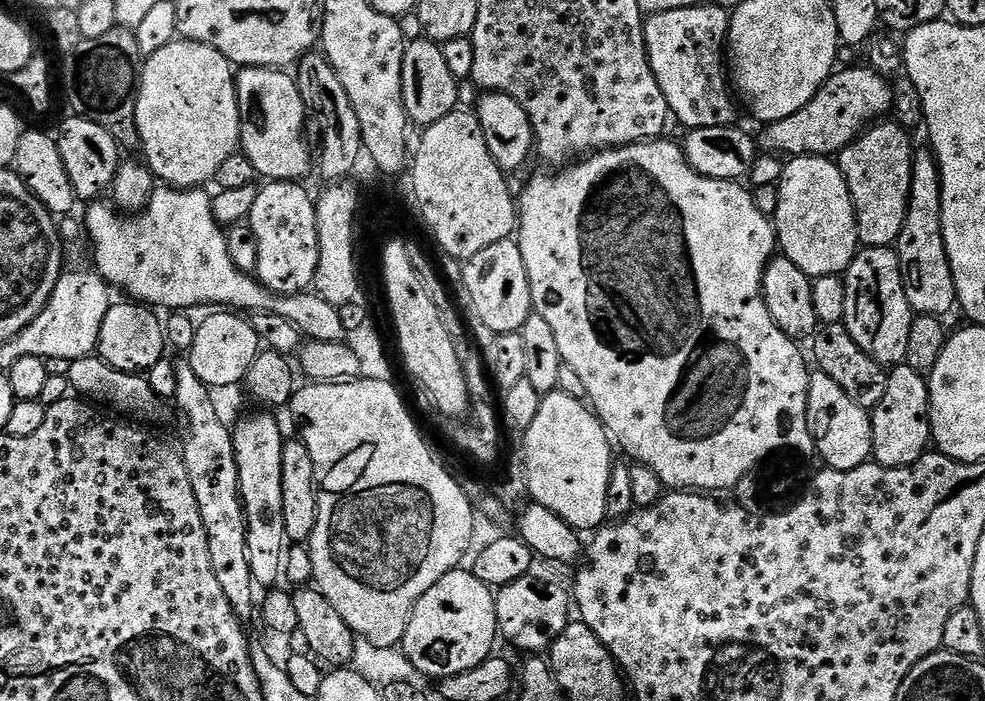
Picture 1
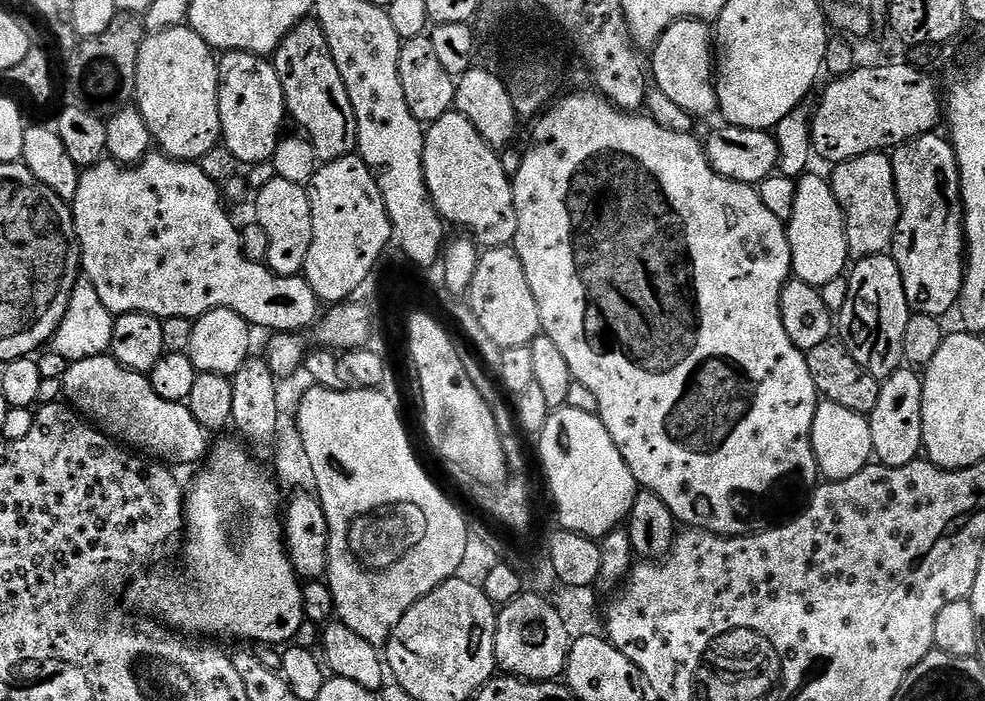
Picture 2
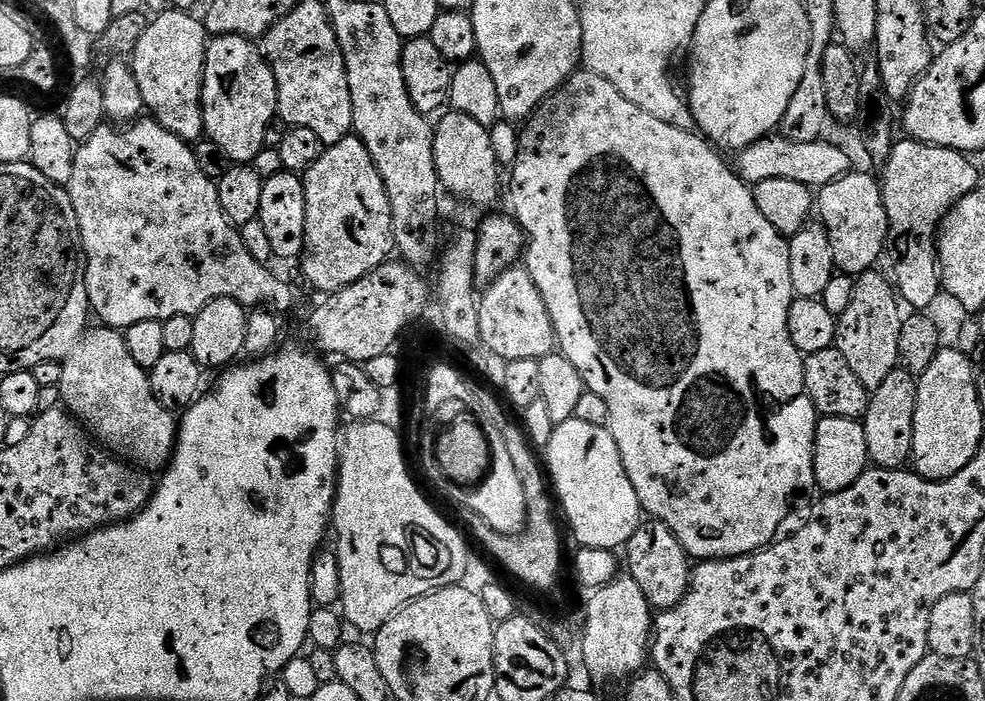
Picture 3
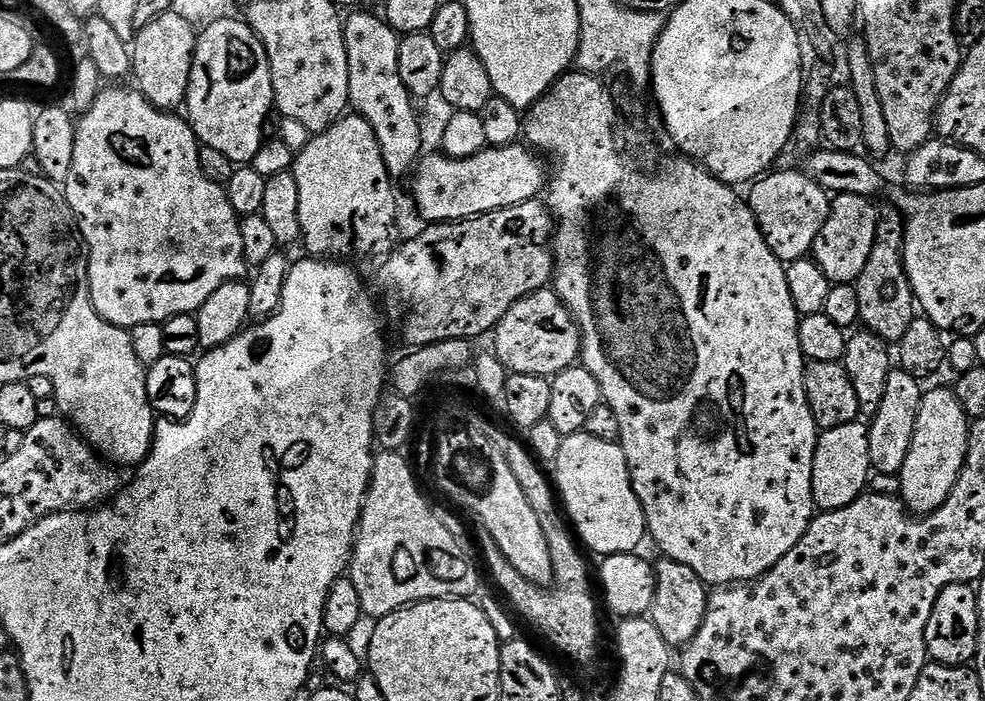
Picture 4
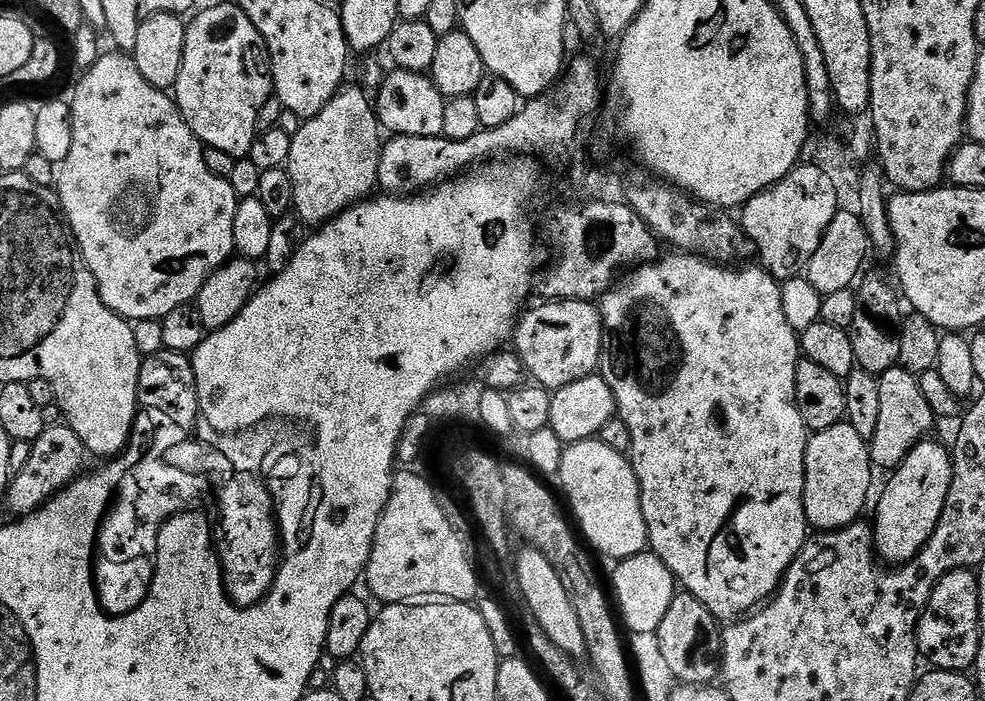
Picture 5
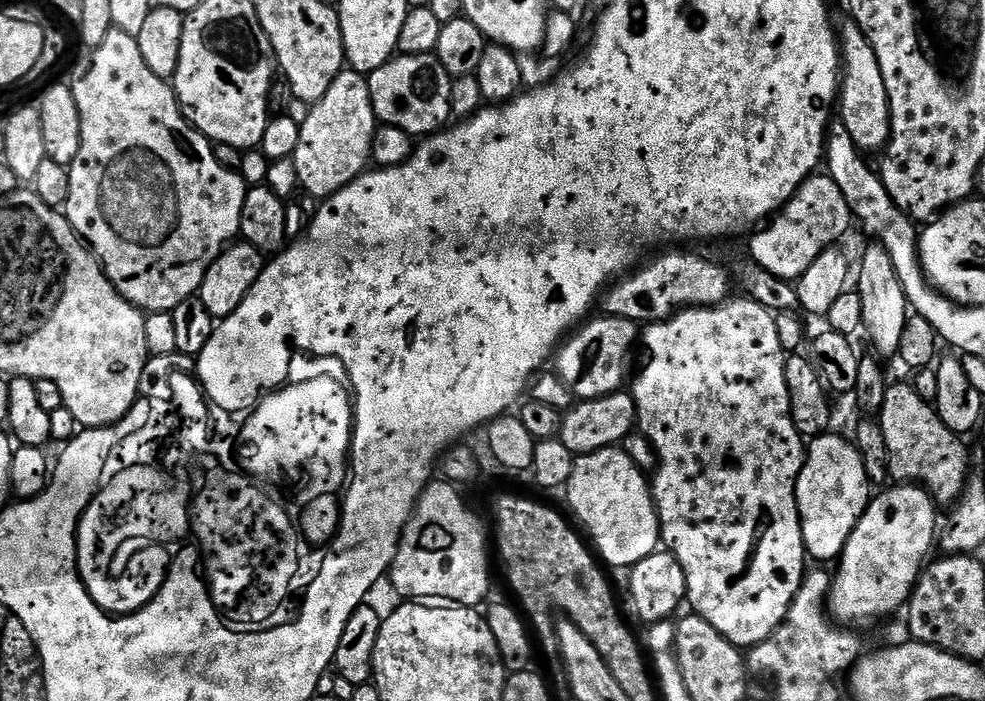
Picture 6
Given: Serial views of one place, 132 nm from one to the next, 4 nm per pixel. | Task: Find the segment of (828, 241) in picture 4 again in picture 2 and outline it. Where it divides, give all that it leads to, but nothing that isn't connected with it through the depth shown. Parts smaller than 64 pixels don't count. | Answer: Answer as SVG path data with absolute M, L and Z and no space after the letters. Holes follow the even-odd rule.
M883 151L859 156L831 169L830 183L838 202L844 208L849 257L882 256L891 249L898 230L900 203L894 180L891 155Z

